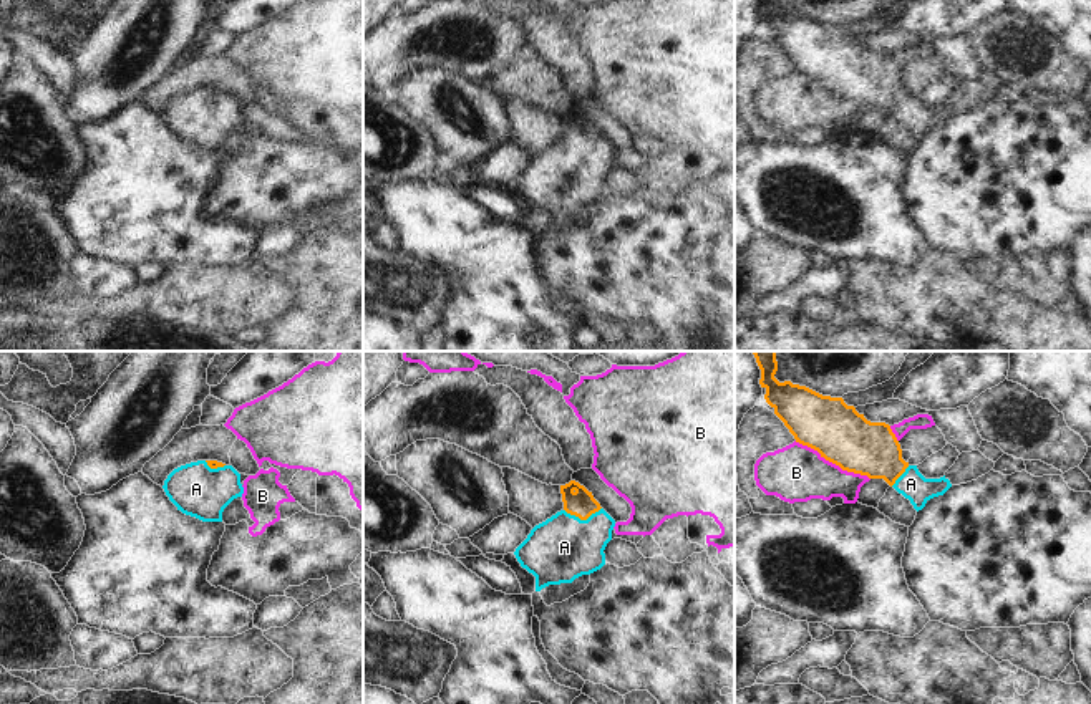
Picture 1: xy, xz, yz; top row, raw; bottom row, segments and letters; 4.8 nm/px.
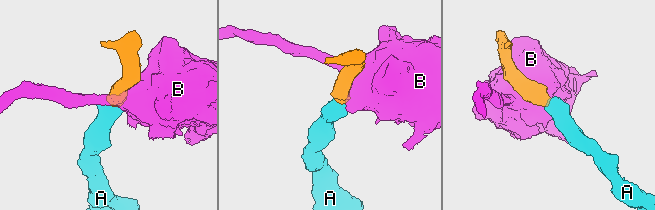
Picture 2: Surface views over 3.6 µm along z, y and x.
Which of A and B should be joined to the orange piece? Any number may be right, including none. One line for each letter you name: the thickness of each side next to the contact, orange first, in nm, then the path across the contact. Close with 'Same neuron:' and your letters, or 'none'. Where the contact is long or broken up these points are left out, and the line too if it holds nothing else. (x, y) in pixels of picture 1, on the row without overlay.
A: Thickness 130 nm (orange) against 320 nm. Path across: xz (581, 131), (582, 148), (582, 158), (564, 176)
Same neuron: A.

